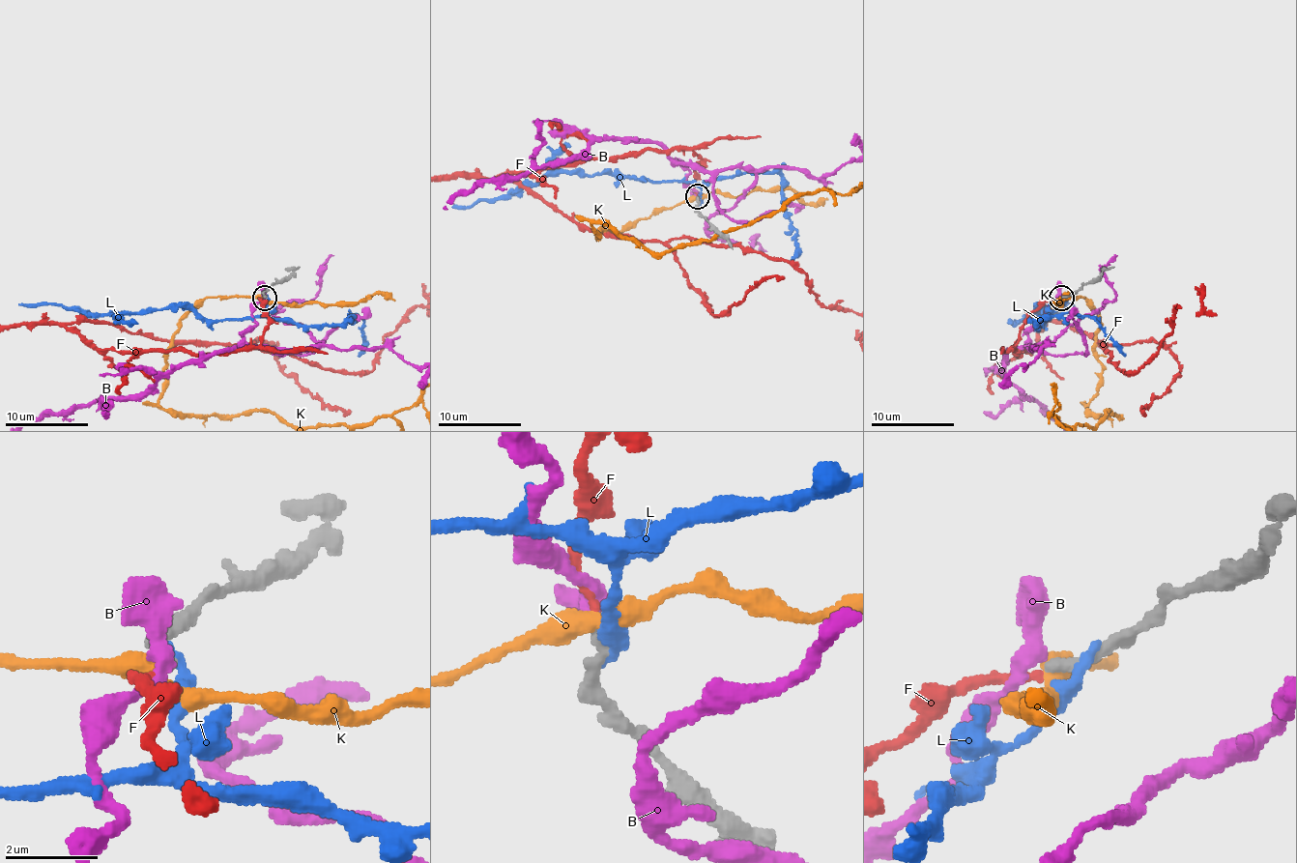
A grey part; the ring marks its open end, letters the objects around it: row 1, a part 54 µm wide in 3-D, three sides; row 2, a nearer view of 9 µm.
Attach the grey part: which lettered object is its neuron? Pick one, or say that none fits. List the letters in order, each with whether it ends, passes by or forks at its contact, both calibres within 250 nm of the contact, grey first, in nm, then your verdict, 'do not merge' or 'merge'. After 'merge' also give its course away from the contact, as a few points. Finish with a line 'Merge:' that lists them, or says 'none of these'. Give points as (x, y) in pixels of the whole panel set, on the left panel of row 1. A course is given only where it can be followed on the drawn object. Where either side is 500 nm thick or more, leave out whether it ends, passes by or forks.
B: it passes by; 280 nm thick on the grey side, 340 nm on the other; do not merge
F: it ends there; 280 nm thick on the grey side, 190 nm on the other; merge
K: it passes by; 300 nm thick on the grey side, 380 nm on the other; do not merge
L: it ends there; 380 nm thick on the grey side, 320 nm on the other; do not merge
Merge: F

